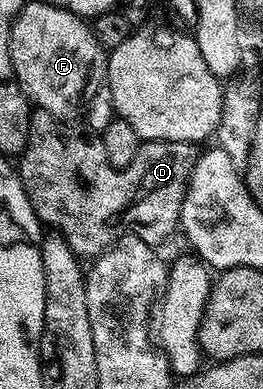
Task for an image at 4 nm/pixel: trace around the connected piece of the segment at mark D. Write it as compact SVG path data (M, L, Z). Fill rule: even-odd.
M33 108L32 118L30 119L28 145L24 148L24 152L19 154L18 172L20 174L20 182L24 184L24 190L28 192L28 197L32 201L32 207L36 210L37 217L40 218L41 222L48 224L49 221L50 224L57 225L57 227L60 228L57 230L67 239L68 245L77 253L77 256L80 257L86 257L86 255L96 257L103 253L104 250L119 237L119 230L116 230L116 228L120 228L120 231L127 231L131 236L142 238L142 240L150 246L160 246L159 244L166 240L172 232L177 232L180 224L180 208L182 207L184 196L188 190L188 180L192 174L192 168L196 165L196 158L198 156L197 146L190 141L144 141L140 146L138 155L134 159L134 163L130 163L125 169L116 169L113 165L108 164L108 160L106 159L106 147L100 145L99 136L89 136L87 132L84 133L79 133L79 131L72 126L72 123L69 123L67 120L51 117L45 109Z

